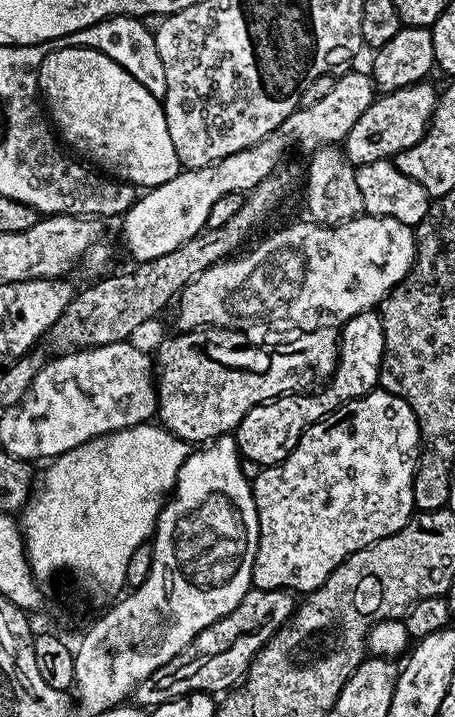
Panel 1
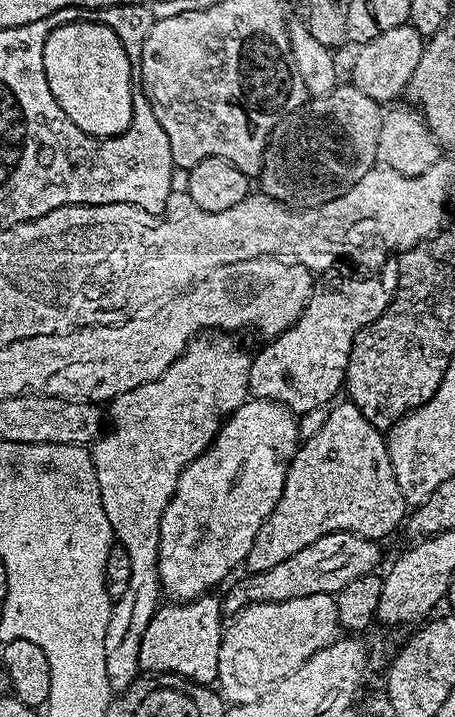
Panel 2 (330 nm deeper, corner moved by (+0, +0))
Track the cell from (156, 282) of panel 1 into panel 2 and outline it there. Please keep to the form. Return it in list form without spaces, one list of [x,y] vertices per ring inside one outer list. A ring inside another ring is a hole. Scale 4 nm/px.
[[[351,82],[337,83],[336,89],[325,96],[318,96],[309,99],[298,110],[294,110],[290,114],[286,114],[278,122],[278,126],[274,126],[274,130],[268,139],[268,145],[264,151],[264,164],[260,167],[258,183],[260,183],[259,191],[263,195],[268,196],[271,200],[277,200],[280,204],[285,204],[287,208],[317,208],[326,202],[334,202],[334,198],[338,198],[342,194],[346,194],[346,190],[350,190],[358,182],[362,182],[362,178],[366,178],[368,172],[373,171],[377,167],[378,161],[378,134],[382,134],[382,122],[384,121],[384,112],[382,111],[381,101],[370,98],[370,94],[362,94],[362,90],[358,90],[355,84]]]

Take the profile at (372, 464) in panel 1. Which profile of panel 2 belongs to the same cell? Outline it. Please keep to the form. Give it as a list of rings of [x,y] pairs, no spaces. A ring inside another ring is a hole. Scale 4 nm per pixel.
[[[337,403],[329,411],[322,430],[314,438],[303,441],[288,461],[282,494],[248,551],[249,573],[270,570],[270,566],[286,562],[290,554],[306,550],[310,542],[318,542],[318,538],[331,532],[354,532],[380,542],[383,536],[405,523],[406,501],[394,478],[381,429],[366,422],[358,406],[343,403]]]

